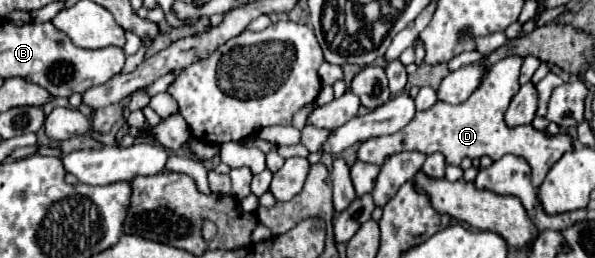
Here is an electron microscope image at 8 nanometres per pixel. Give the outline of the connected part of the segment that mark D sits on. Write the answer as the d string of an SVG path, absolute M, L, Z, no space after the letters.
M512 55L496 65L490 67L490 71L484 73L480 81L480 89L476 89L468 101L460 105L450 105L438 101L428 111L416 111L414 119L402 127L400 131L392 135L372 137L364 141L358 149L358 159L374 165L382 165L390 155L402 153L402 151L418 151L424 155L430 153L442 153L446 157L446 165L460 165L464 157L476 159L482 155L488 155L492 159L500 159L504 153L512 153L516 157L524 157L532 167L532 185L538 189L544 177L548 175L550 167L566 153L574 149L572 137L568 133L556 133L546 135L546 131L538 131L532 125L522 127L510 127L504 121L504 111L508 109L510 99L518 93L518 75L520 75L522 57Z

